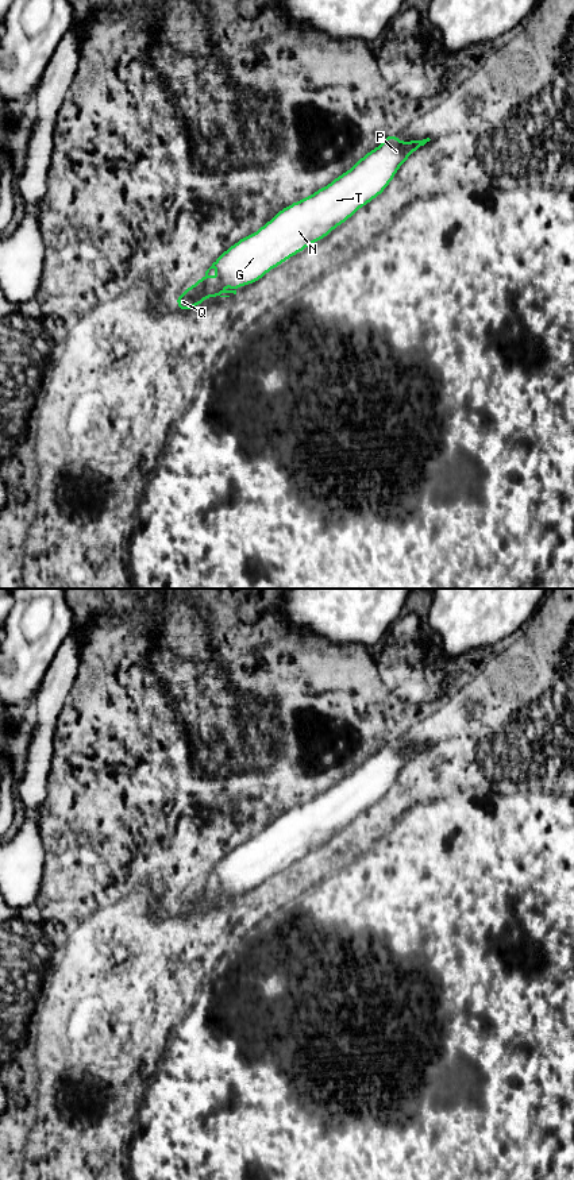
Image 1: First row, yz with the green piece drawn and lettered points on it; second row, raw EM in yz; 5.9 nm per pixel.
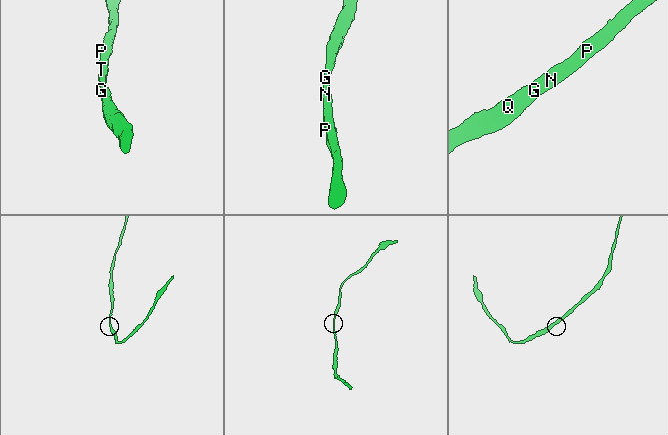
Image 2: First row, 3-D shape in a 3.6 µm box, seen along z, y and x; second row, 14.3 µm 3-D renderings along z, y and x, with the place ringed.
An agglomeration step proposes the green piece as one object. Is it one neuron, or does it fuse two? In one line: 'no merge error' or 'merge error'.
no merge error

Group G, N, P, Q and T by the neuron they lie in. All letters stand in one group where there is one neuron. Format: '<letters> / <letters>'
G N P Q T

